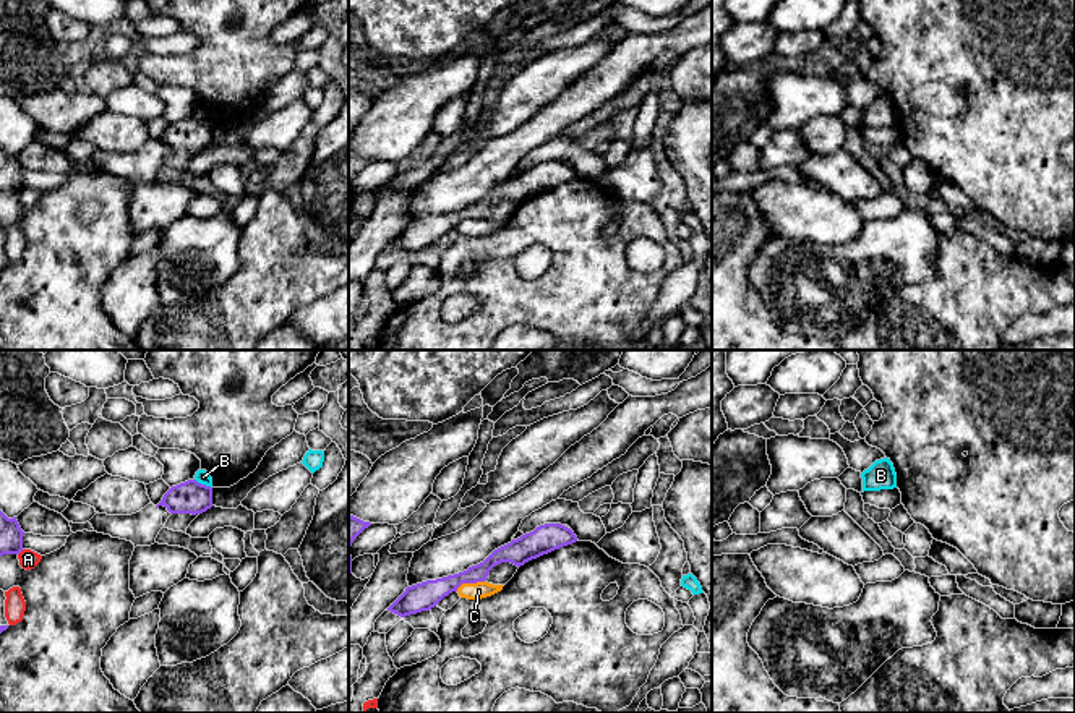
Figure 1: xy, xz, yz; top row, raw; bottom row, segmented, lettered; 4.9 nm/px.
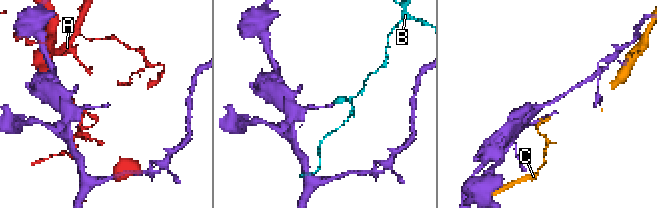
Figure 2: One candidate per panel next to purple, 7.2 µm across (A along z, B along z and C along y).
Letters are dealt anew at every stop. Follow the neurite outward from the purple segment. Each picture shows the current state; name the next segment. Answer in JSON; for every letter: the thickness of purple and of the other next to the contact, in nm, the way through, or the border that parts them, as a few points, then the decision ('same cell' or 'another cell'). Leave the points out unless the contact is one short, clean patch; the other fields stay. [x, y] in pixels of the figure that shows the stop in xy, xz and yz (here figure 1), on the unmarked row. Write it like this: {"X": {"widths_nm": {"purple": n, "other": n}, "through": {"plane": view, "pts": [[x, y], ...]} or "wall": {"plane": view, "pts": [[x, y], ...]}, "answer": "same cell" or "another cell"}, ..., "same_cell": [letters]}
{"A": {"widths_nm": {"purple": 110, "other": 100}, "answer": "another cell"}, "B": {"widths_nm": {"purple": 160, "other": 70}, "wall": {"plane": "xy", "pts": [[195, 115], [211, 125]]}, "answer": "another cell"}, "C": {"widths_nm": {"purple": 140, "other": 90}, "answer": "another cell"}, "same_cell": []}

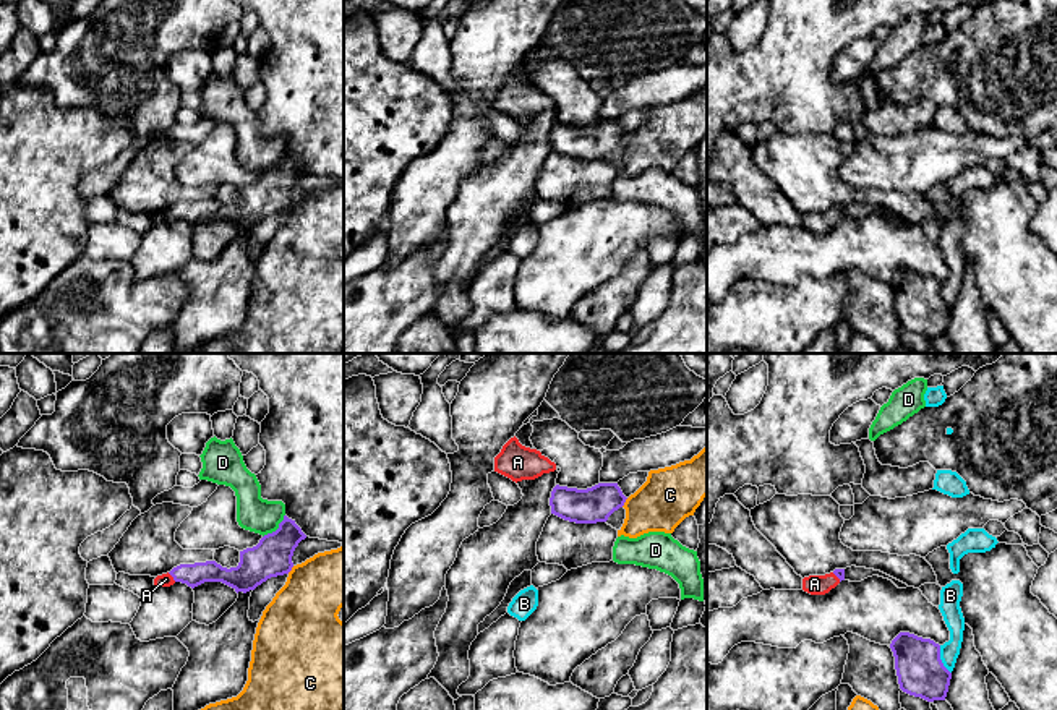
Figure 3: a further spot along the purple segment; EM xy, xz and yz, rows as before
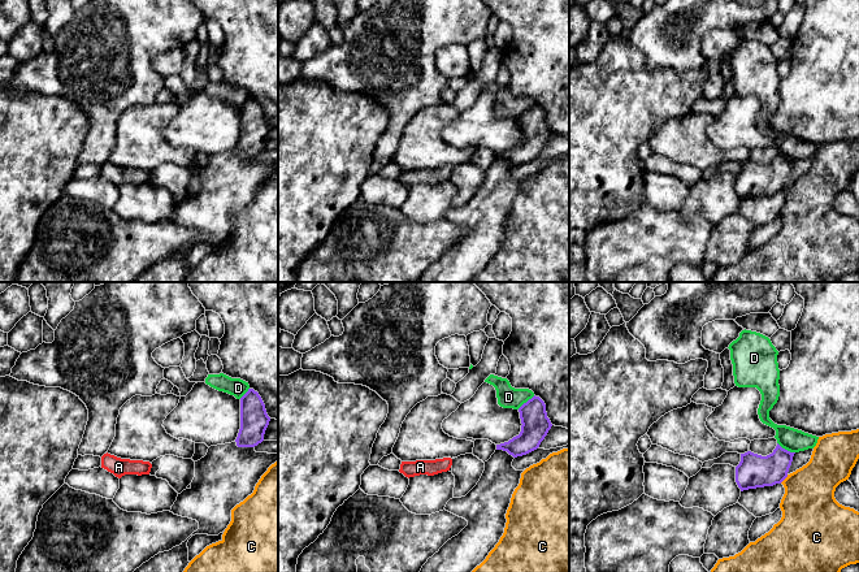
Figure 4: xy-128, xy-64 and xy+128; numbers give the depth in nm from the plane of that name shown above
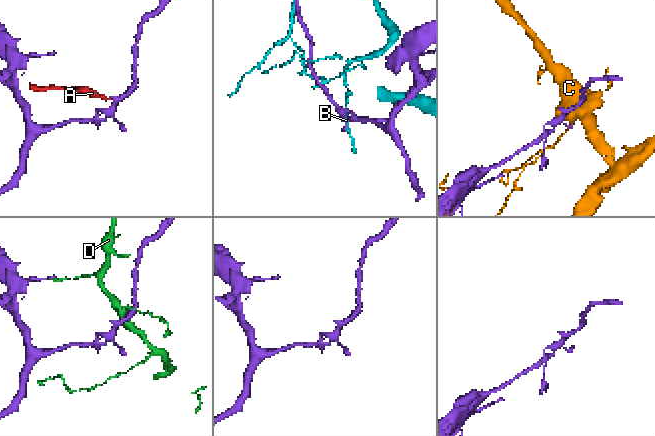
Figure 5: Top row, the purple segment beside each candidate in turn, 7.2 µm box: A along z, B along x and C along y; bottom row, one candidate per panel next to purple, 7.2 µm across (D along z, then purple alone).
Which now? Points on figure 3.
{"A": {"widths_nm": {"purple": 110, "other": 60}, "through": {"plane": "xy", "pts": [[195, 211], [172, 213], [166, 216]]}, "answer": "same cell"}, "B": {"widths_nm": {"purple": 240, "other": 100}, "answer": "another cell"}, "C": {"widths_nm": {"purple": 180, "other": 280}, "answer": "another cell"}, "D": {"widths_nm": {"purple": 190, "other": 170}, "answer": "another cell"}, "same_cell": ["A"]}

